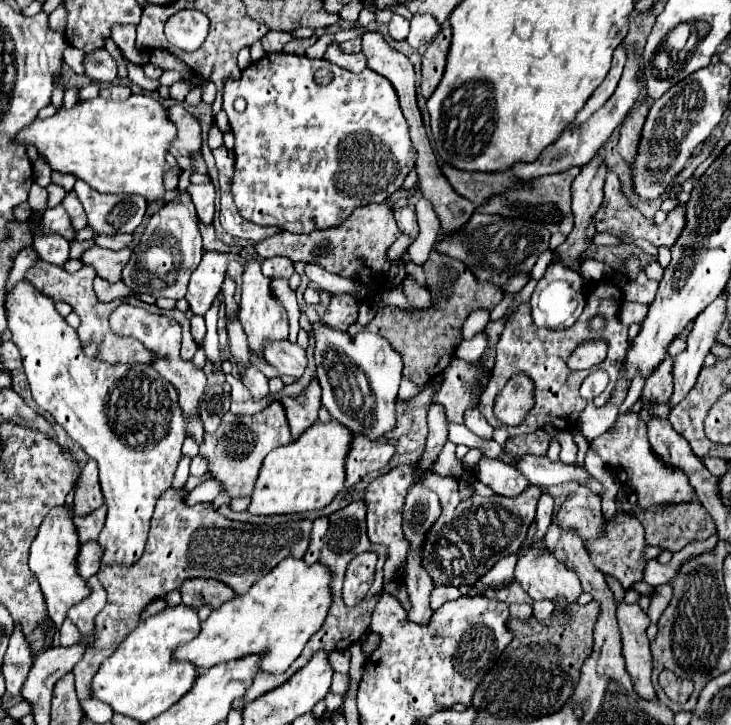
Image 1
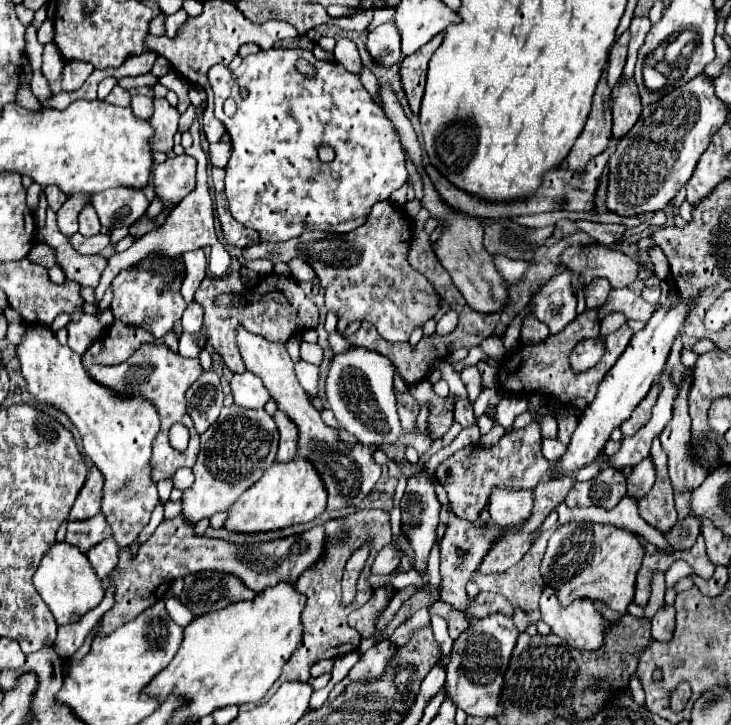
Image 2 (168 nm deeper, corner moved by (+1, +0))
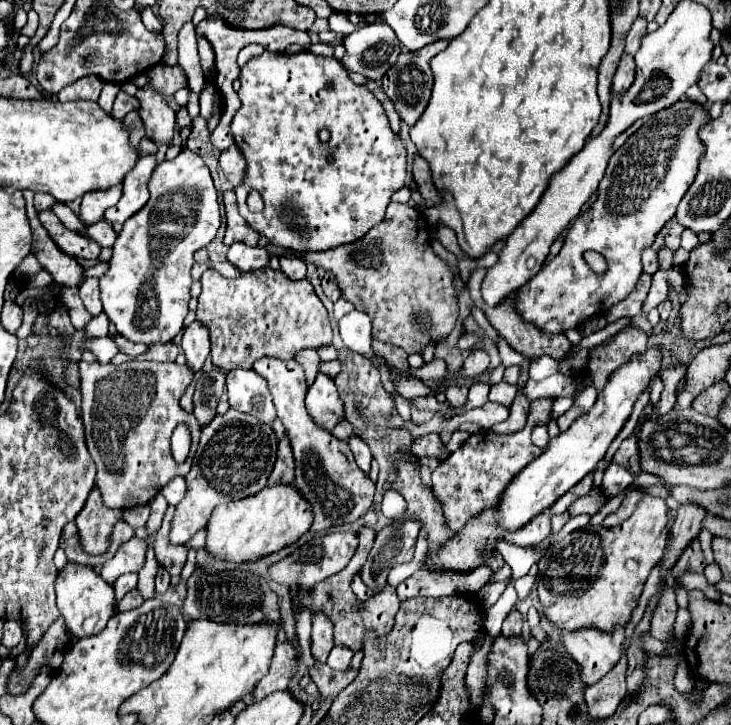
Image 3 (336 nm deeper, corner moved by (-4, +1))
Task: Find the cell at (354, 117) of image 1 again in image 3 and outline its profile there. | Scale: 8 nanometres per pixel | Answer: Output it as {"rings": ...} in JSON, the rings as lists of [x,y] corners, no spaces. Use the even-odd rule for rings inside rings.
{"rings":[[[264,51],[260,57],[250,59],[248,65],[242,67],[240,83],[242,83],[242,87],[240,87],[238,95],[240,95],[242,105],[232,119],[232,133],[234,133],[234,141],[236,141],[238,149],[242,151],[244,159],[246,159],[246,181],[244,181],[244,185],[236,187],[236,197],[238,197],[240,215],[244,215],[244,219],[248,221],[248,225],[252,225],[252,229],[256,229],[260,235],[264,235],[272,245],[292,249],[296,253],[306,253],[306,251],[326,251],[326,249],[334,249],[338,245],[354,243],[356,239],[364,237],[374,225],[378,225],[384,219],[384,213],[386,213],[392,193],[406,185],[406,149],[404,149],[400,137],[392,133],[392,129],[388,125],[386,111],[384,111],[382,103],[374,97],[374,93],[370,93],[366,87],[356,85],[348,77],[348,73],[342,69],[340,61],[336,61],[334,57],[318,57],[310,51],[300,51],[296,55]],[[322,127],[328,127],[328,131],[330,131],[328,143],[322,143],[318,139],[318,131]],[[328,155],[334,157],[332,163],[328,163]],[[250,189],[256,189],[264,199],[264,209],[260,213],[252,213],[246,205],[246,197],[248,197]]]}

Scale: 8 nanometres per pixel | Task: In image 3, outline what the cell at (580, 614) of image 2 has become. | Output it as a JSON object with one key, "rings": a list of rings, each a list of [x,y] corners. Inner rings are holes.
{"rings":[[[584,629],[584,633],[562,633],[568,655],[578,663],[584,685],[598,683],[622,657],[624,629],[616,633],[596,633],[596,629]]]}

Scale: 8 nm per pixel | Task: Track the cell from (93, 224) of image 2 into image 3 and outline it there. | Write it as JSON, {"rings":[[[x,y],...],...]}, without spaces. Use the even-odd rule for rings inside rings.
{"rings":[[[104,219],[88,227],[88,237],[92,241],[96,241],[100,247],[114,247],[114,241],[116,241],[116,233],[114,233],[112,225]]]}

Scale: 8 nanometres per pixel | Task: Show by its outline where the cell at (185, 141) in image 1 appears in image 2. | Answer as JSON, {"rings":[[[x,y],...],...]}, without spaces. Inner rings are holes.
{"rings":[[[155,98],[155,112],[149,118],[151,126],[155,128],[155,138],[151,140],[151,148],[159,152],[171,152],[173,150],[173,136],[177,132],[179,124],[179,110],[171,106],[165,98]]]}

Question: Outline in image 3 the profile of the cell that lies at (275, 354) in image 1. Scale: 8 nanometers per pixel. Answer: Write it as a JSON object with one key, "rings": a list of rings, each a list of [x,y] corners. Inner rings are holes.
{"rings":[[[320,373],[306,395],[308,415],[316,425],[326,431],[332,431],[344,417],[344,403],[336,391],[336,385],[330,377]]]}

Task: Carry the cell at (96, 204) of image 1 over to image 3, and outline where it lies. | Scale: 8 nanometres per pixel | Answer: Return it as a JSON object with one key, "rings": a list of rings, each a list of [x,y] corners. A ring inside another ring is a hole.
{"rings":[[[144,155],[132,167],[132,173],[124,177],[124,195],[122,199],[104,213],[108,223],[124,223],[136,211],[140,211],[148,201],[148,181],[156,167],[156,155]]]}

